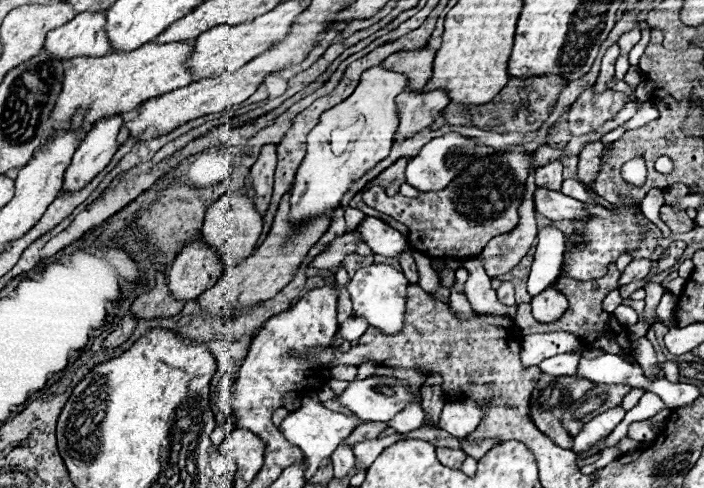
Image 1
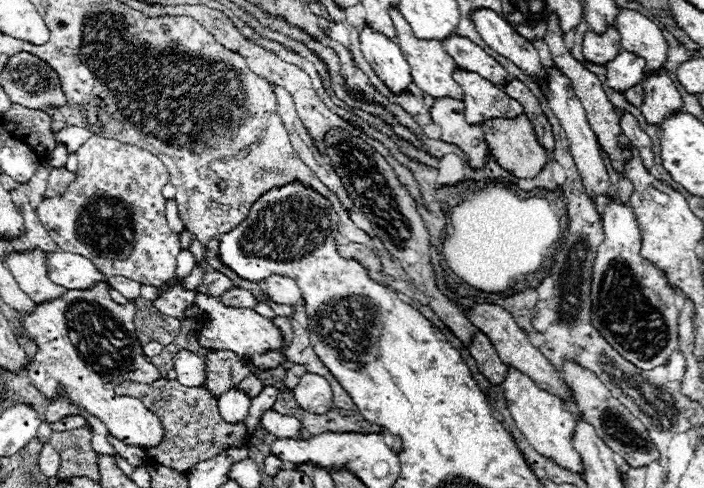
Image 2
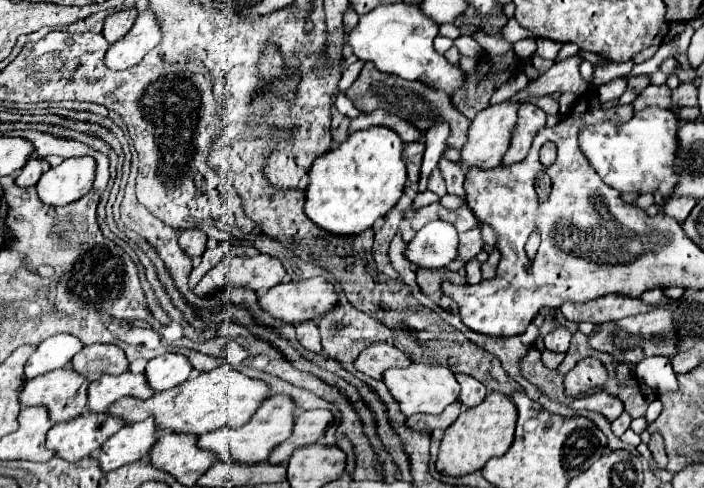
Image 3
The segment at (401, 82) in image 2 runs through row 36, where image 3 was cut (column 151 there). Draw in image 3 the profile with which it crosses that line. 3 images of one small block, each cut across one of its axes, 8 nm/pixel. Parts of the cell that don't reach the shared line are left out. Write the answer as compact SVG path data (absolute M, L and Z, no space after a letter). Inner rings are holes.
M164 354L156 356L146 364L146 382L154 392L170 390L182 382L186 382L192 366L182 354Z

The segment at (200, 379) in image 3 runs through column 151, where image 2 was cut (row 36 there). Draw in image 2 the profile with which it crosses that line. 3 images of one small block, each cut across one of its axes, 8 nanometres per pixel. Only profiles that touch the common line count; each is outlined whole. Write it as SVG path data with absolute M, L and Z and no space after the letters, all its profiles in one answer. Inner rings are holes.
M390 8L390 18L394 22L394 28L396 28L396 34L398 34L398 46L402 48L402 54L406 56L410 68L412 68L412 78L414 78L414 84L426 94L426 96L432 96L432 98L458 98L458 100L464 100L464 92L462 88L454 82L452 78L452 72L456 68L456 62L446 54L446 50L442 48L442 44L438 40L420 40L410 24L404 20L404 16L396 10L396 8Z

